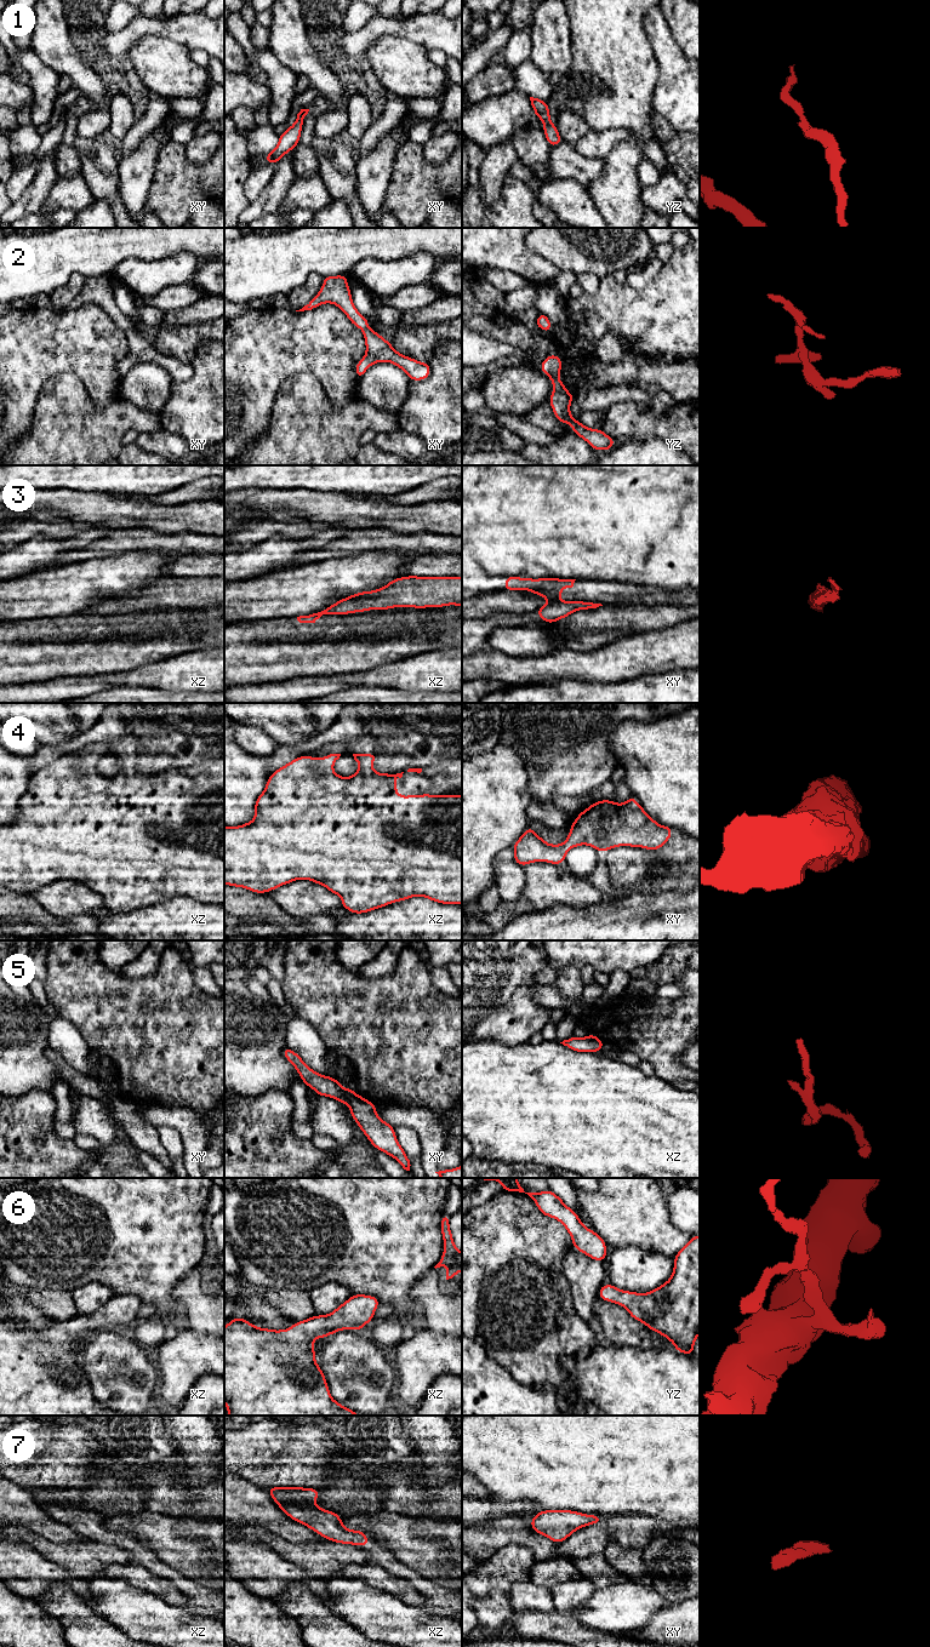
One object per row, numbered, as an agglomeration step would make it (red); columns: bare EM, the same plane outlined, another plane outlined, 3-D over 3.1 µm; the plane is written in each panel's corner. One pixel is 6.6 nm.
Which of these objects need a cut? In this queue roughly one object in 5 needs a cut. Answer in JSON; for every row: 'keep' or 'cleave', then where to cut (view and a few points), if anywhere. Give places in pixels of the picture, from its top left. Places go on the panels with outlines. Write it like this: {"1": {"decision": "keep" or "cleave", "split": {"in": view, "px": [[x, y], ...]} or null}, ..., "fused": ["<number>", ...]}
{"1": {"decision": "keep", "split": null}, "2": {"decision": "keep", "split": null}, "3": {"decision": "cleave", "split": {"in": "xy", "px": [[559, 600], [549, 602]]}}, "4": {"decision": "keep", "split": null}, "5": {"decision": "keep", "split": null}, "6": {"decision": "keep", "split": null}, "7": {"decision": "keep", "split": null}, "fused": ["3"]}

